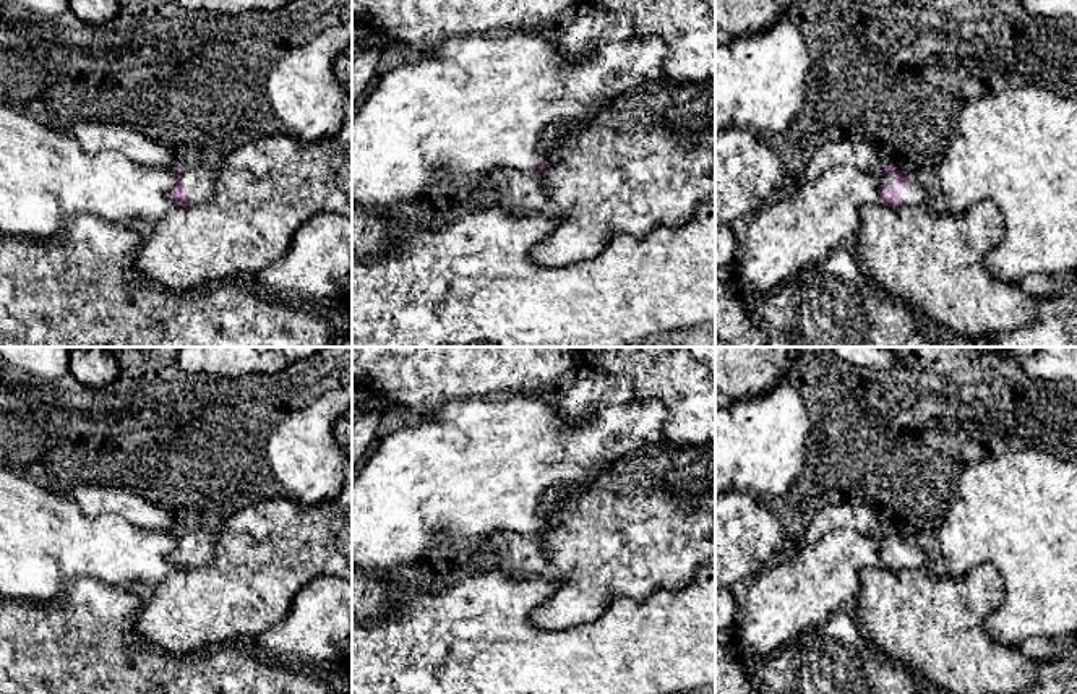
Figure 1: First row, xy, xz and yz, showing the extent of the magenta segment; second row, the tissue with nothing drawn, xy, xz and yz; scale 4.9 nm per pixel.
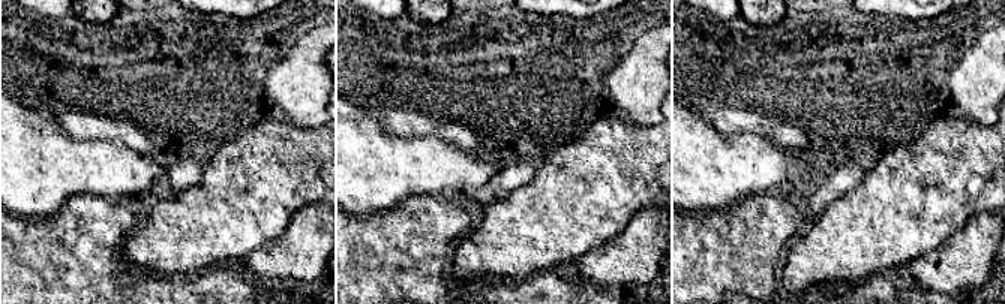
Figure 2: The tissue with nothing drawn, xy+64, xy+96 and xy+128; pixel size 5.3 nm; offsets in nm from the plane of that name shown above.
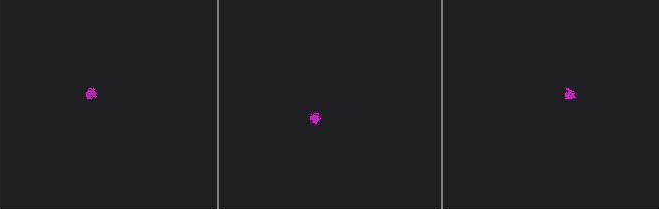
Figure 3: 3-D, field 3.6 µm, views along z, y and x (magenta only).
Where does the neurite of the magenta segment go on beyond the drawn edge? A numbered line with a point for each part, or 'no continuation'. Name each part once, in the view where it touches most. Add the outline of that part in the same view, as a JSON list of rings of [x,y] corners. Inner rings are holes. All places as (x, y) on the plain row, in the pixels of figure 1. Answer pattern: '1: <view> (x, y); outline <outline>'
1: xy (198, 545); outline [[[185,530],[185,533],[178,538],[178,546],[190,559],[190,568],[196,568],[211,561],[216,542],[216,535],[206,533],[203,530]]]
2: yz (913, 556); outline [[[908,545],[900,558],[902,568],[918,568],[928,571],[933,577],[941,576],[941,569],[938,569],[925,555],[920,546]]]

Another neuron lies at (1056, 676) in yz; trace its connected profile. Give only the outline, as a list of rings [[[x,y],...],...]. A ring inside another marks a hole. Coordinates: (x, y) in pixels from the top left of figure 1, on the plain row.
[[[1059,652],[1054,660],[1040,662],[1038,679],[1014,694],[1077,694],[1077,660]]]

